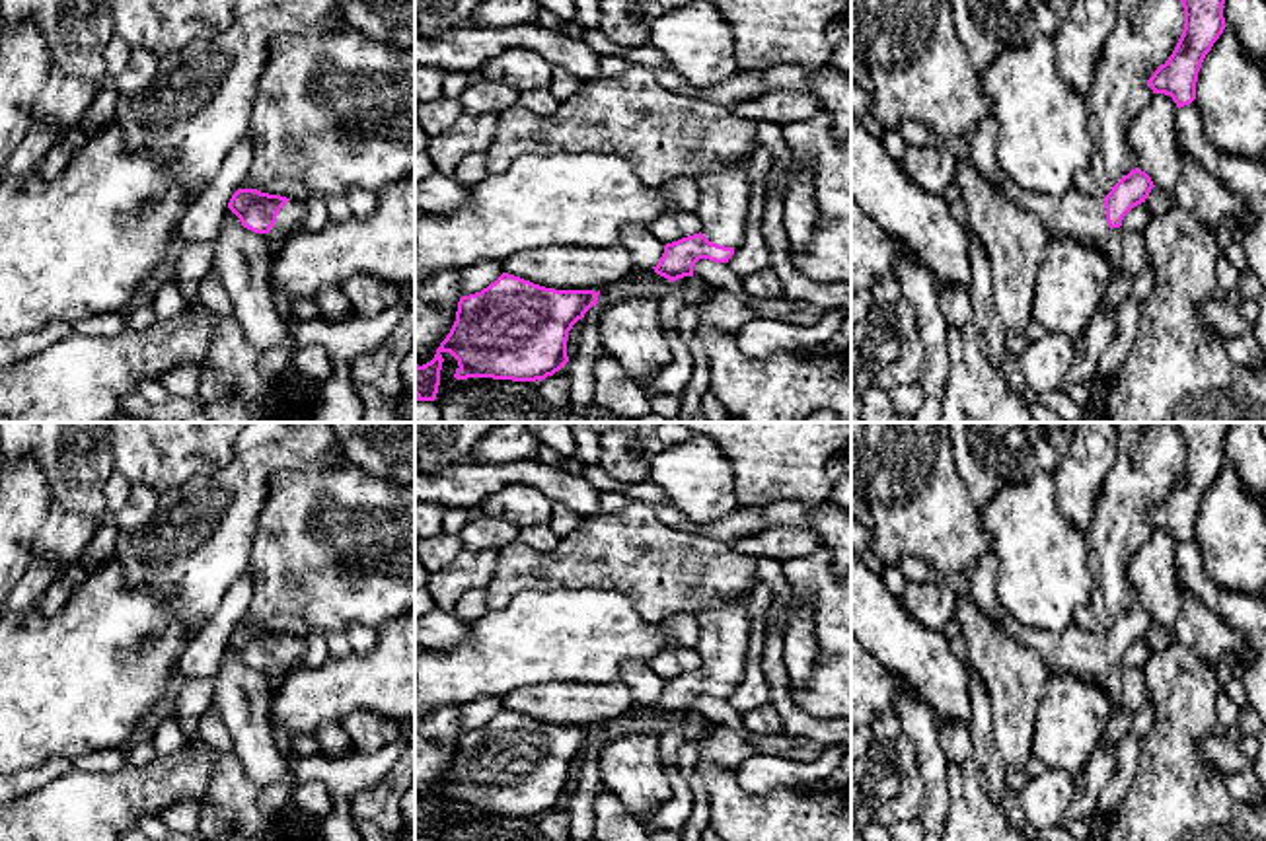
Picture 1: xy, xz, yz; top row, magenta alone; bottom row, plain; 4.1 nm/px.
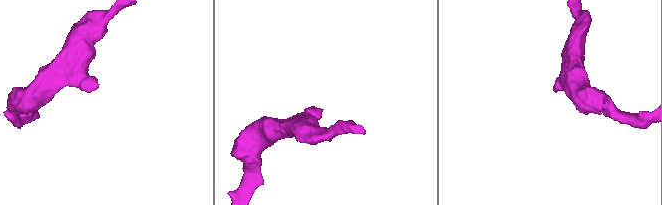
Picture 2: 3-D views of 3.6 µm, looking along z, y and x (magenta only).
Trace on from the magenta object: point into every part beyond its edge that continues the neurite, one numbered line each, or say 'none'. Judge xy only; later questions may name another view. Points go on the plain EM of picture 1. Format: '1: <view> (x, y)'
1: xy (291, 653)

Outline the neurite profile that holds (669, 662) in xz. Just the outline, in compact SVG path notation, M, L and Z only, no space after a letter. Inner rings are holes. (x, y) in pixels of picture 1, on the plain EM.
M662 648L651 660L649 666L660 679L672 679L682 674L701 668L701 656L689 648Z

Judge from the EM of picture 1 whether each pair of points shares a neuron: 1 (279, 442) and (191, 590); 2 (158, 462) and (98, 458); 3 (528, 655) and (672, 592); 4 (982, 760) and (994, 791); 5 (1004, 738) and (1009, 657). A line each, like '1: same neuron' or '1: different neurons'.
1: same neuron
2: different neurons
3: different neurons
4: same neuron
5: same neuron

